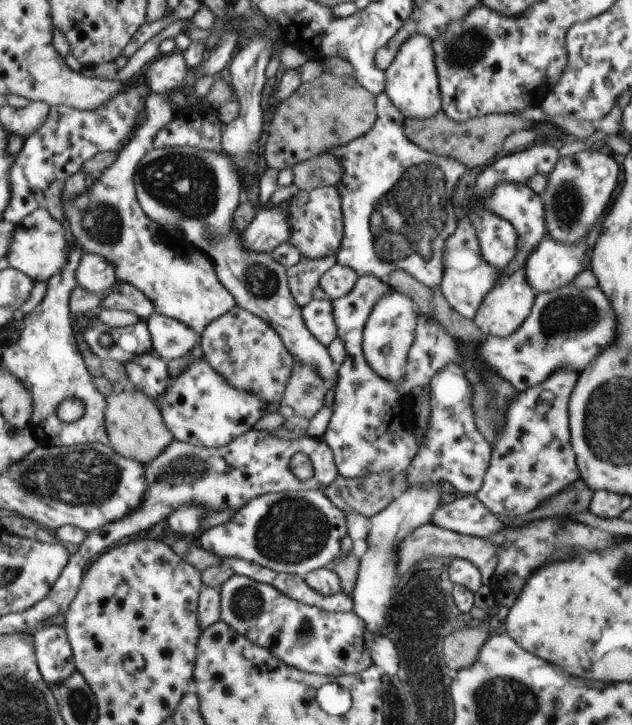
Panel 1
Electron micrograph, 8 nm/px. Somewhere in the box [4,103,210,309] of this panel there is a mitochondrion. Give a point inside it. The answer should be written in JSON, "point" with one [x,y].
{"point":[105,225]}

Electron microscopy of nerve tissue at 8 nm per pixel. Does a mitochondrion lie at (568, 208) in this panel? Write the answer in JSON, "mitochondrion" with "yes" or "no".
{"mitochondrion":"yes"}

